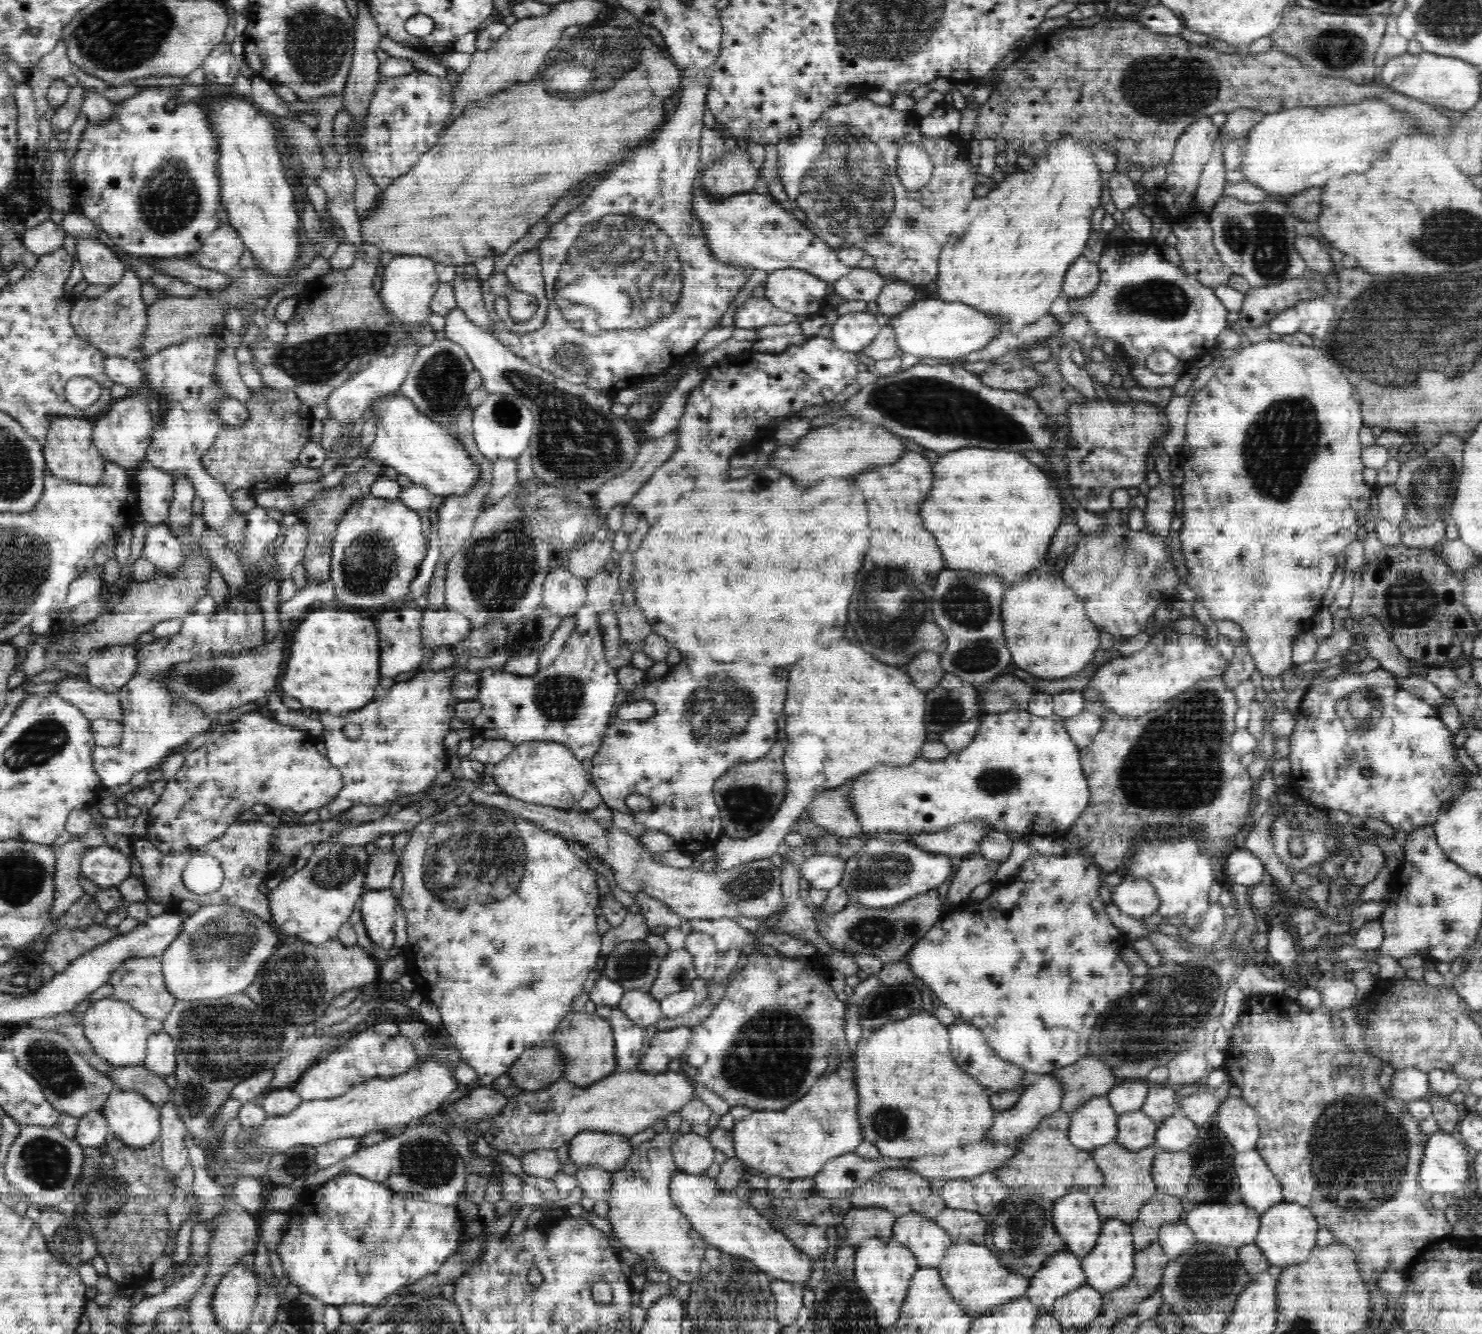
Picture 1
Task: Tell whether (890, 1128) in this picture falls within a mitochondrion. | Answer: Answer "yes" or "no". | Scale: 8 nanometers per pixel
yes

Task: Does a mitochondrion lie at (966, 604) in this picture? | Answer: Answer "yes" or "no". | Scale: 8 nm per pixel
yes

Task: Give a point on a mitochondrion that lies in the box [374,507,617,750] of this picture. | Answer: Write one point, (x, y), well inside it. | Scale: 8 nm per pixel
(498, 569)

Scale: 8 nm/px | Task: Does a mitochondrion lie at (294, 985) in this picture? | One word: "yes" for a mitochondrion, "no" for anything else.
yes

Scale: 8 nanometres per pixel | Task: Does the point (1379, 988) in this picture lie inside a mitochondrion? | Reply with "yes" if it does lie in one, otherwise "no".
no

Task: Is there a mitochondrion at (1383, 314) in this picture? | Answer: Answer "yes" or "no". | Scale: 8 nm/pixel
yes

